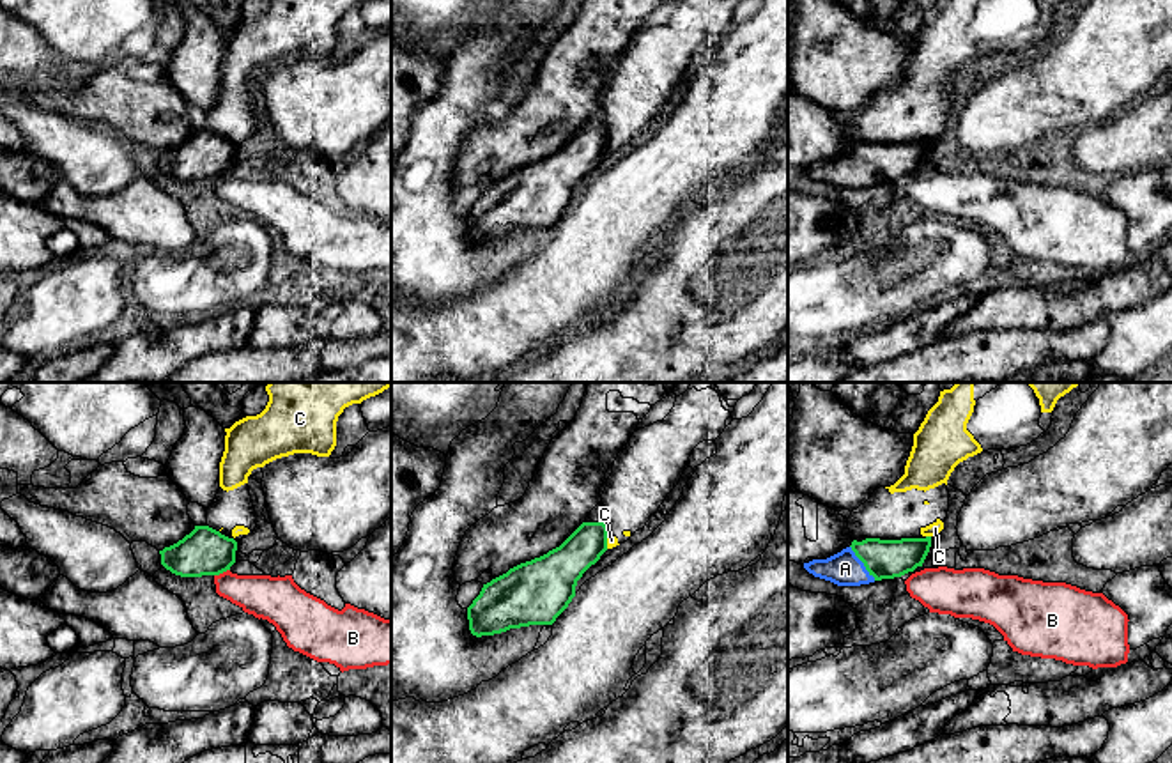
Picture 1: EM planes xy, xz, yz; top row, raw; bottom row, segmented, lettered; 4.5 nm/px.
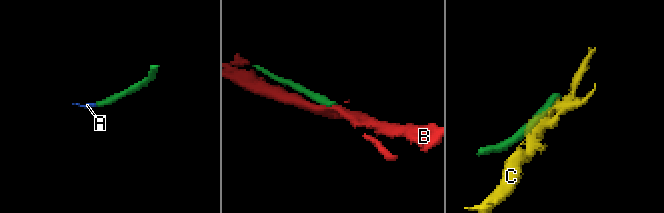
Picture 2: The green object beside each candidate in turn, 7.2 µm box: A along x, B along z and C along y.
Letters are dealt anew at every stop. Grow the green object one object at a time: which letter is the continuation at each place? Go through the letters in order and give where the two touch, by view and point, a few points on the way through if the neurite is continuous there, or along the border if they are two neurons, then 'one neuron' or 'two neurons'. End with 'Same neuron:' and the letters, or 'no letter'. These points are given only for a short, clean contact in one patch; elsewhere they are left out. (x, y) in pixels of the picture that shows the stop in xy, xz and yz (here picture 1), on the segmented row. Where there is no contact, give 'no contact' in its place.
A: yz (863, 562) | across yz (882, 558), (863, 562), (845, 569) | one neuron
B: xy (222, 572) | along xy (229, 569), (215, 576) | two neurons
C: xz (606, 535) | along xz (604, 523), (608, 547) | two neurons
Same neuron: A

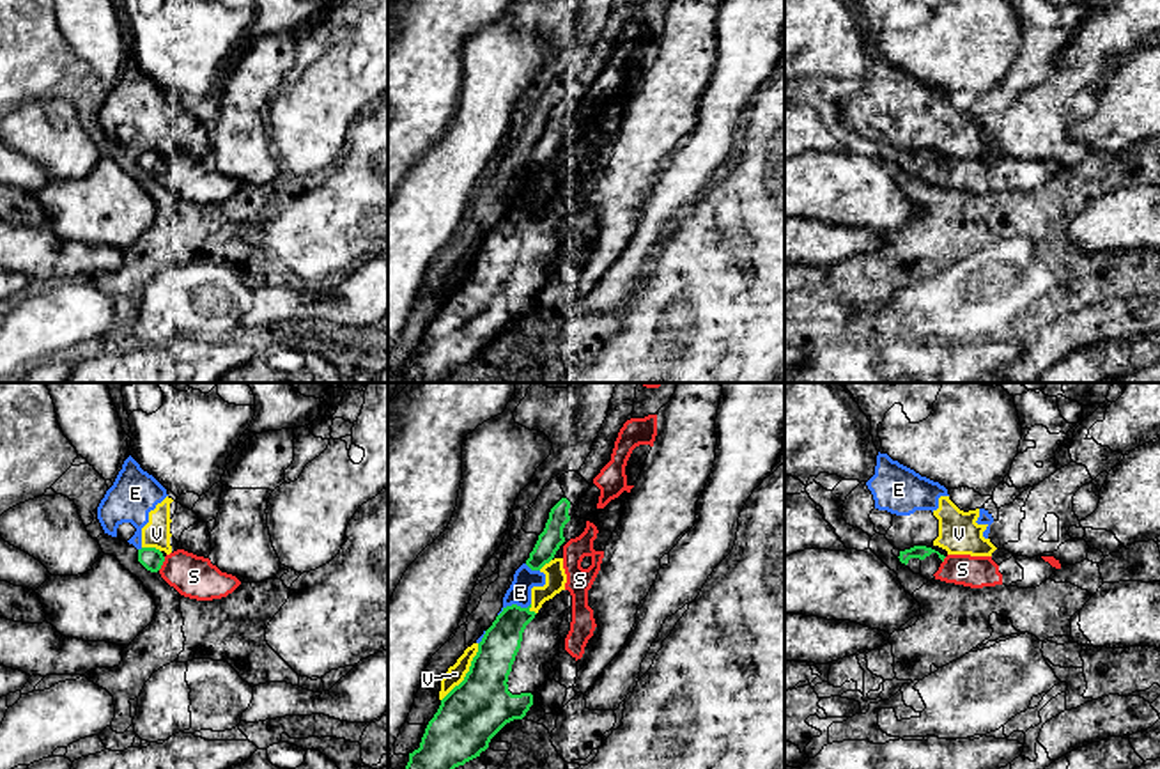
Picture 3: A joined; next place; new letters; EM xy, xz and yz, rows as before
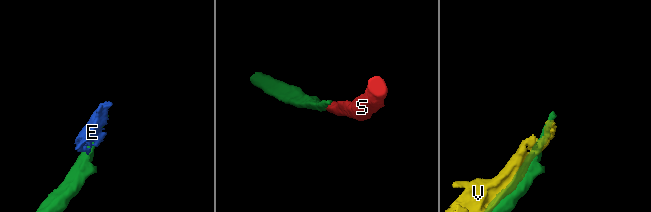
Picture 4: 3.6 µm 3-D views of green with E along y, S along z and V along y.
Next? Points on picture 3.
E: xz (514, 605) | along xz (530, 603), (526, 606), (509, 605), (498, 615) | two neurons
S: xy (162, 564) | one neuron
V: xz (468, 672) | two neurons
Same neuron: S

